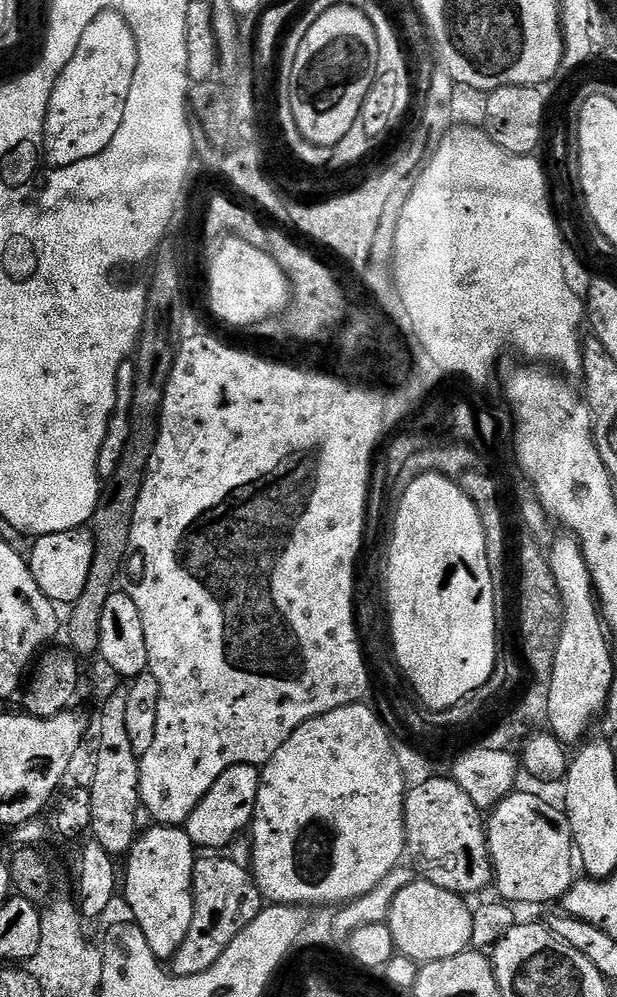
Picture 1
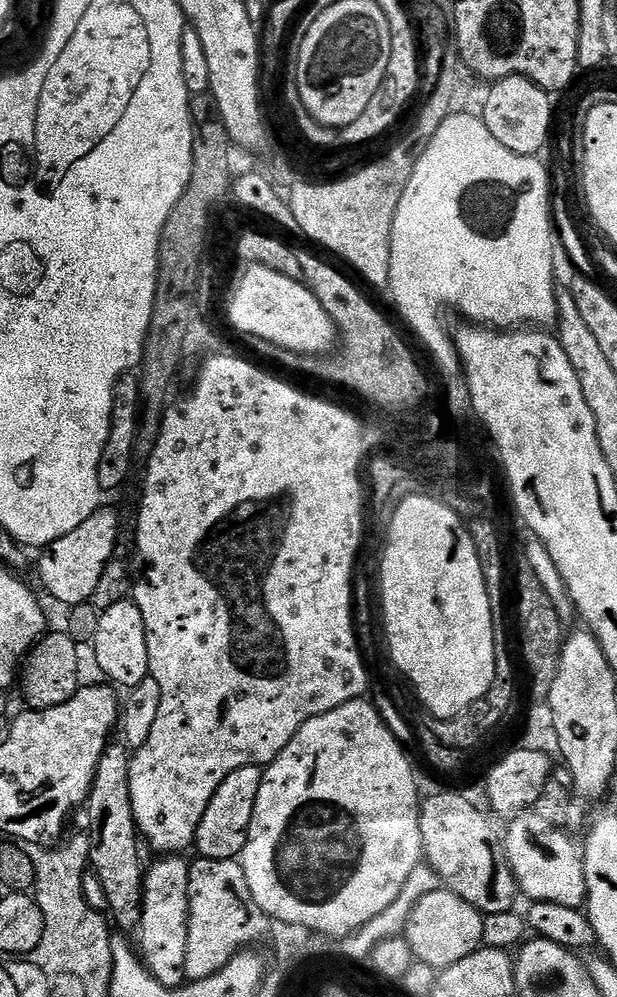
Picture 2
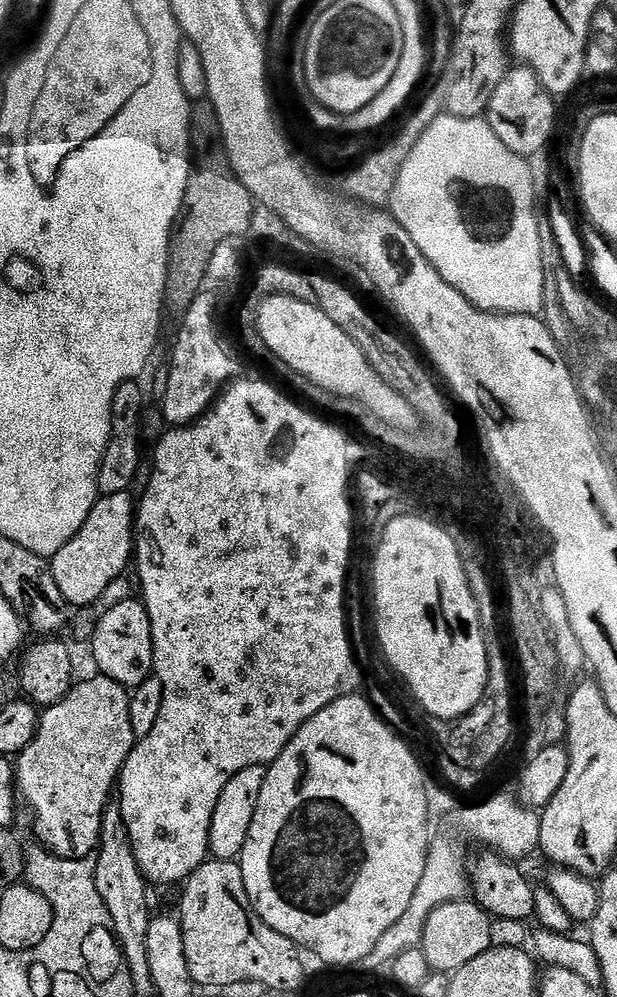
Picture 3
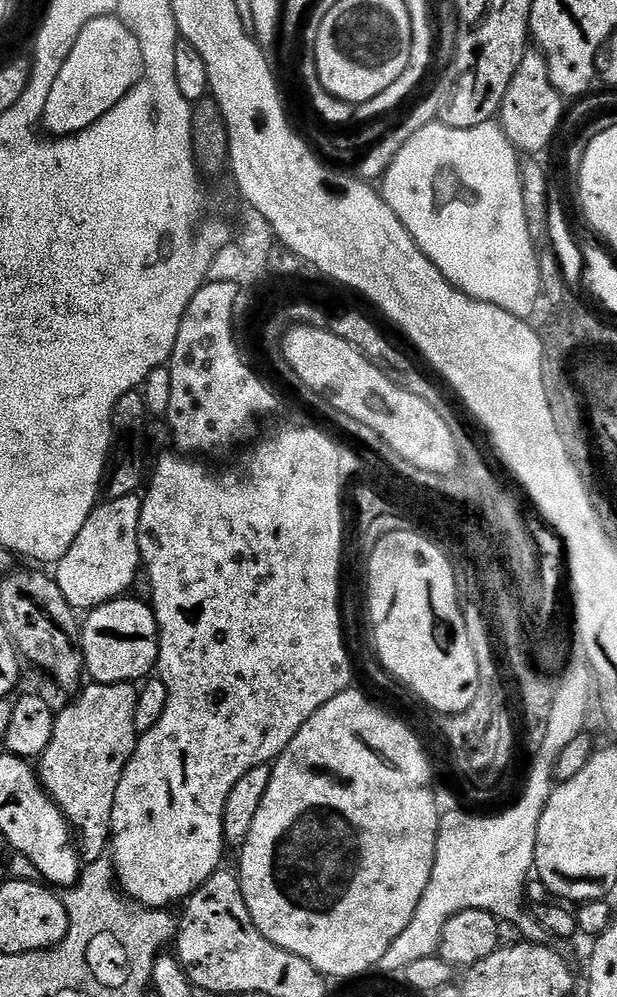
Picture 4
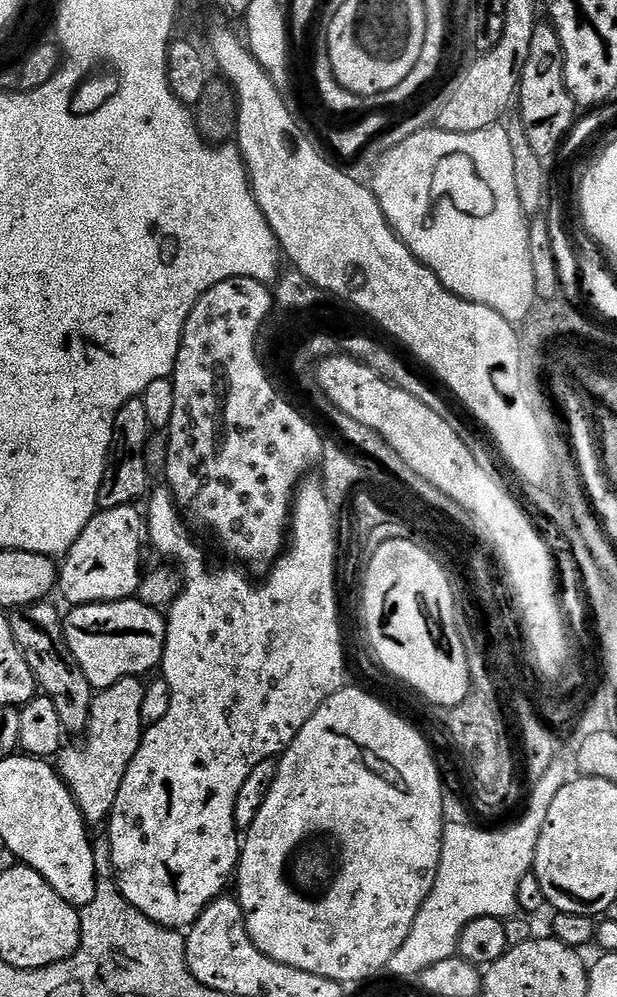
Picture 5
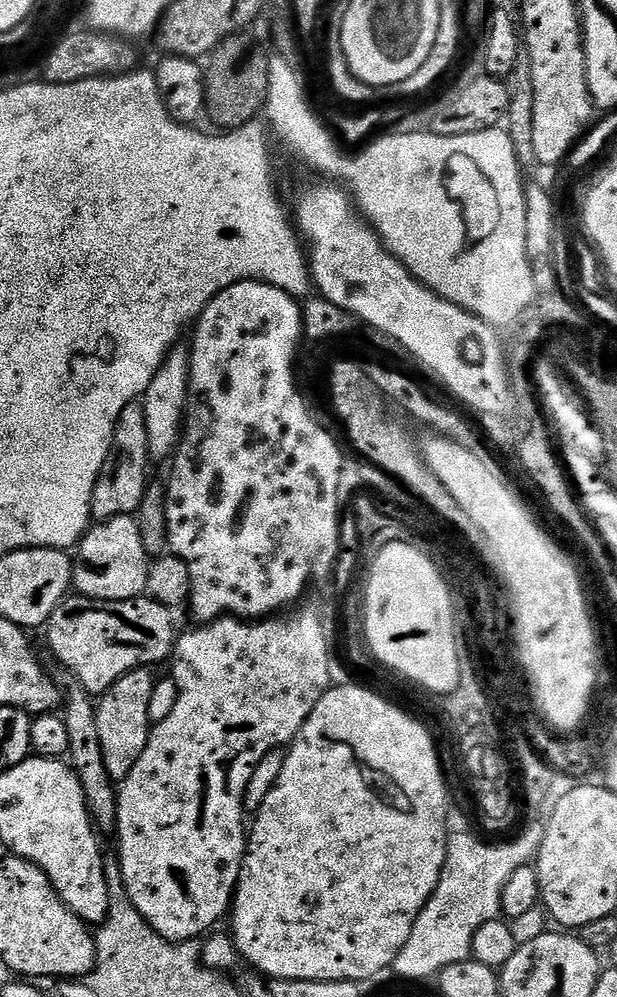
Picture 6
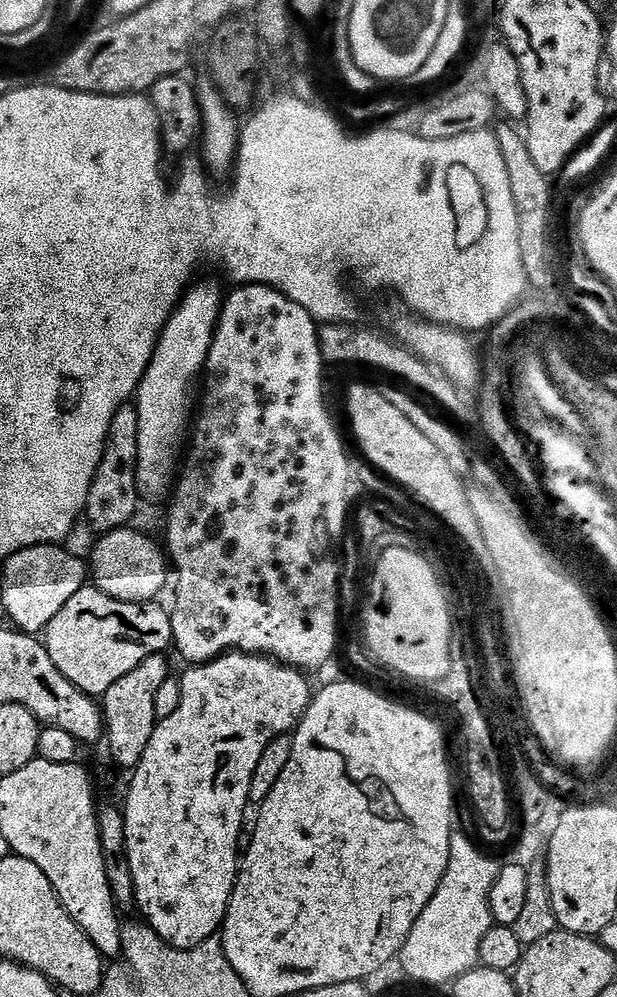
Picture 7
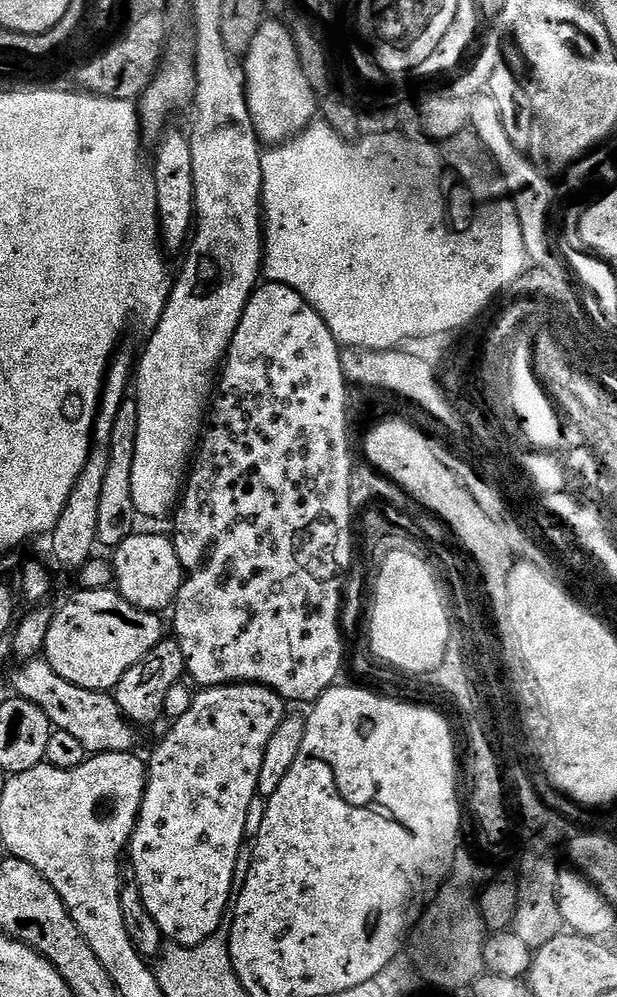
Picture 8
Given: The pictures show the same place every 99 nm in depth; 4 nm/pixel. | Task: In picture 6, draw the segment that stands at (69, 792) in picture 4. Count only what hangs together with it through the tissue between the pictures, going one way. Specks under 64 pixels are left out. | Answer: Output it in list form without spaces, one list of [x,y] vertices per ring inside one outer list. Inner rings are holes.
[[[135,668],[133,672],[126,673],[99,697],[96,704],[96,721],[98,734],[102,738],[102,754],[106,758],[106,766],[112,779],[117,782],[125,780],[130,770],[134,770],[134,762],[142,758],[148,734],[154,727],[150,722],[150,694],[154,694],[157,677],[151,676],[150,673],[148,668]]]

